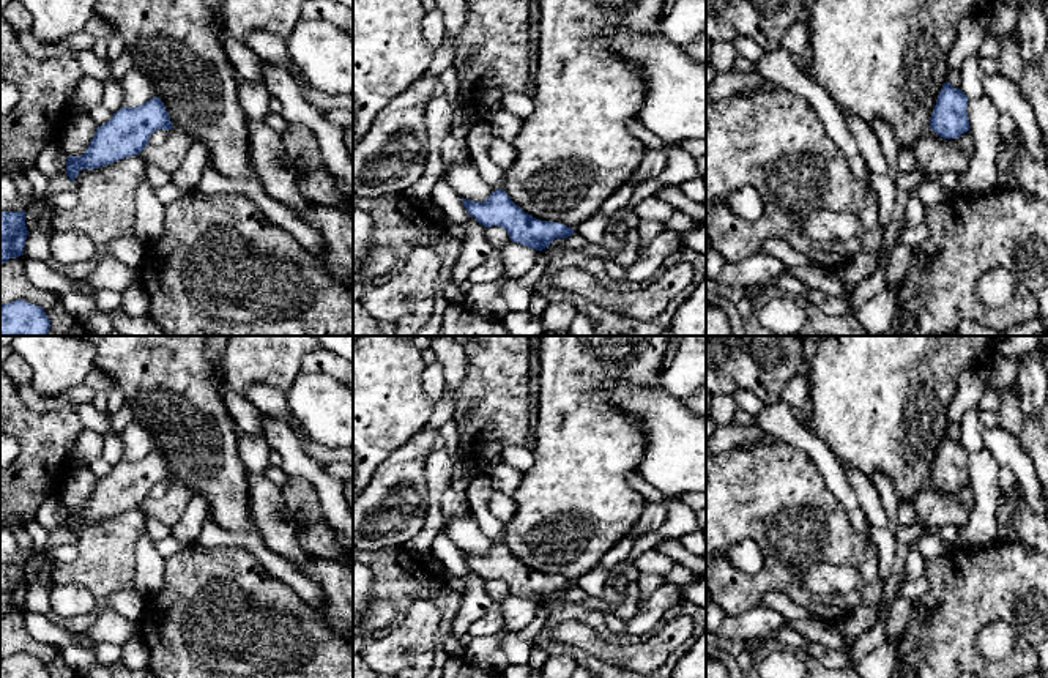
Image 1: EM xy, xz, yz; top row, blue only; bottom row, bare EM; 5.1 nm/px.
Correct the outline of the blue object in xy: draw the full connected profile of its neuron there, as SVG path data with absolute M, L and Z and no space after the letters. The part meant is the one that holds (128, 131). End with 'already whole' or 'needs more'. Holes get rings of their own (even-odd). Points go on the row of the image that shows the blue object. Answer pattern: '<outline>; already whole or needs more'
M158 96L137 107L121 107L107 123L98 126L84 155L66 156L69 180L74 181L82 169L98 169L140 155L158 129L172 129L170 117Z; already whole

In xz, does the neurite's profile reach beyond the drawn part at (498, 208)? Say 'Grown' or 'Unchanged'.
Unchanged

